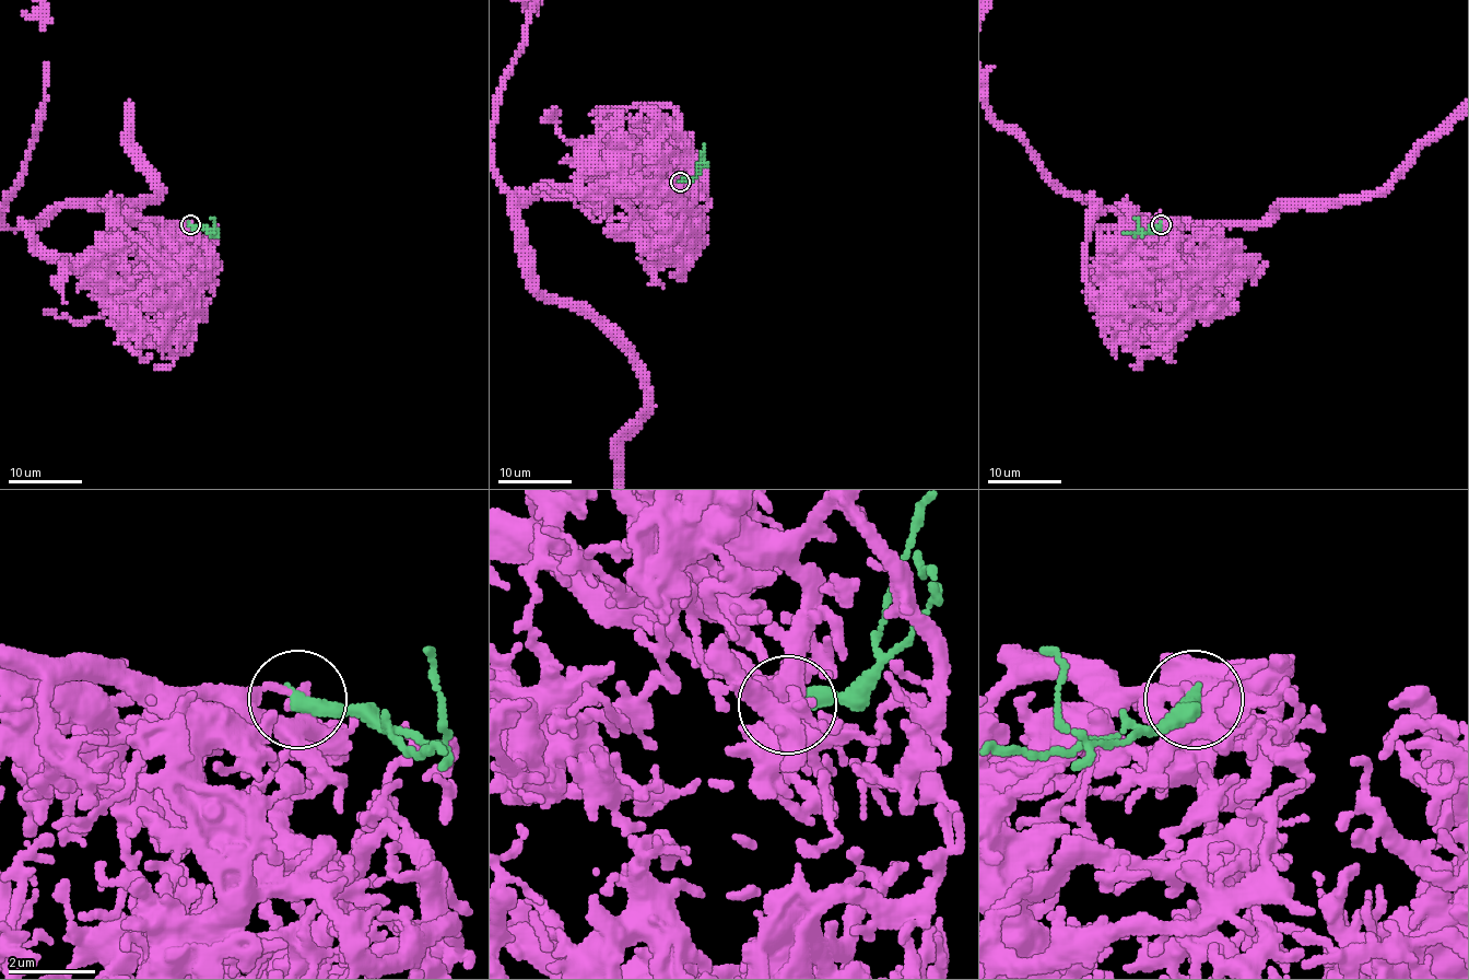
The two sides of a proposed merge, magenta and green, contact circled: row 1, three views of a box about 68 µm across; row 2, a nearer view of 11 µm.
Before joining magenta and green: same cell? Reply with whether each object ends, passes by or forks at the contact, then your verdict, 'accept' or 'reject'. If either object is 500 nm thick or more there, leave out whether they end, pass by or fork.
magenta passes by; green ends; reject

